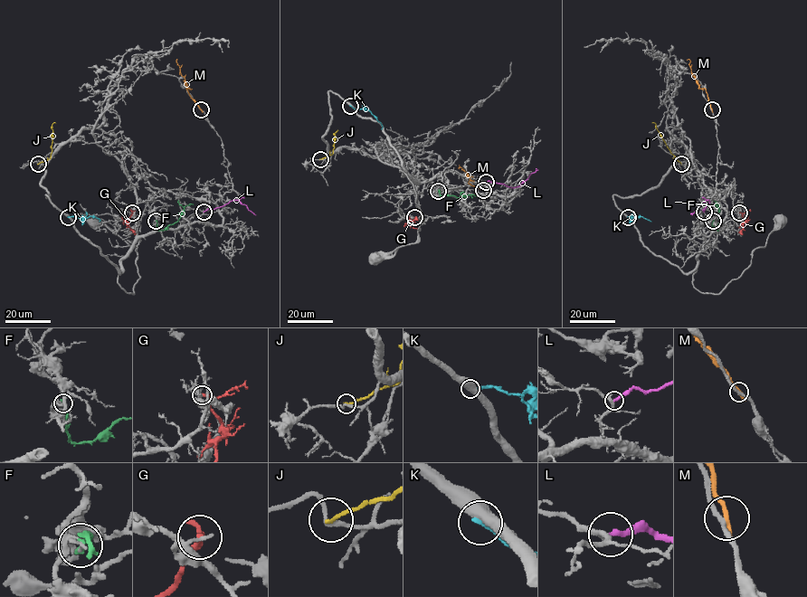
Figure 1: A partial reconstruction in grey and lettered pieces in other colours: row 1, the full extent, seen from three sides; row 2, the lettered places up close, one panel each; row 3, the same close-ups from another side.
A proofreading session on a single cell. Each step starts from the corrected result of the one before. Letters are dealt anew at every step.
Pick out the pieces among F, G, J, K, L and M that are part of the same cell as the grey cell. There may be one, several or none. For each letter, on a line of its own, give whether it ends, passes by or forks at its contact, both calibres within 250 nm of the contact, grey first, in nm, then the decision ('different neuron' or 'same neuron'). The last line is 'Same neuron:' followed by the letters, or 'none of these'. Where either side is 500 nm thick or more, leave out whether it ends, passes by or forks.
F: it ends; calibres 170 and 220 nm; different neuron
G: it ends; calibres 200 and 200 nm; different neuron
J: it ends; calibres 190 and 140 nm; different neuron
K: calibres 500 and 240 nm; different neuron
L: it ends; calibres 190 and 240 nm; different neuron
M: it ends; calibres 240 and 280 nm; different neuron
Same neuron: none of these

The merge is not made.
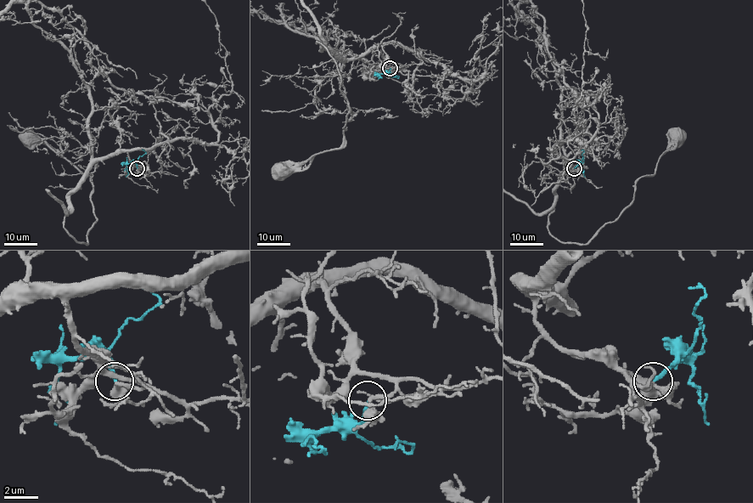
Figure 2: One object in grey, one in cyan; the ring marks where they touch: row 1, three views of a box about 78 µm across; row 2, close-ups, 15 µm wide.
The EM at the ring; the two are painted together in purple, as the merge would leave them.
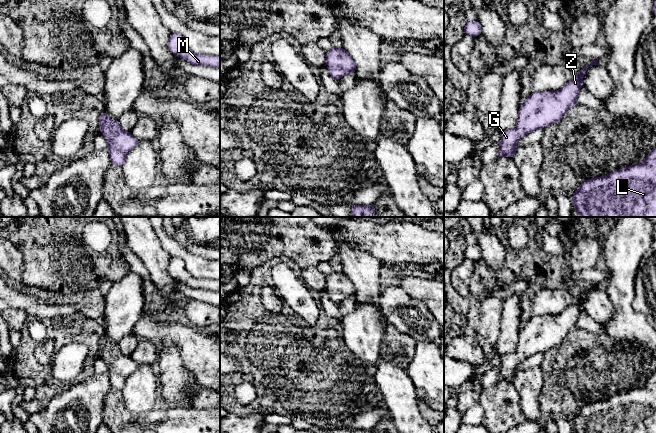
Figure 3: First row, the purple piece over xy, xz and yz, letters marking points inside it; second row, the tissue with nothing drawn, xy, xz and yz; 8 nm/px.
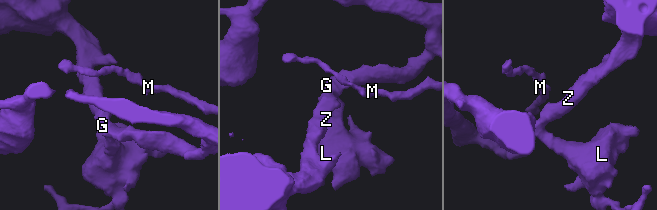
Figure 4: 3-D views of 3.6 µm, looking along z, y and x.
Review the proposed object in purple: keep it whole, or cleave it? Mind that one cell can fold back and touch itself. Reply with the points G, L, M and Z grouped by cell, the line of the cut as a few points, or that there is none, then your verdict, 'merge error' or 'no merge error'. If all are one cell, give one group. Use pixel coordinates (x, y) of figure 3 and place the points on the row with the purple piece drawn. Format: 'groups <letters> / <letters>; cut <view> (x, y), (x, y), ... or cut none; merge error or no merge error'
groups G L M Z; cut none; no merge error

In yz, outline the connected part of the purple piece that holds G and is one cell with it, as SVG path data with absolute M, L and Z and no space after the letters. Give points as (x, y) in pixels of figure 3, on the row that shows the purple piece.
M598 59L592 60L578 72L576 78L571 78L558 91L534 91L521 104L516 127L501 131L499 157L512 158L518 150L516 143L520 137L538 128L546 128L551 124L560 122L569 108L577 104L578 93L583 85L583 75L592 65L599 65Z

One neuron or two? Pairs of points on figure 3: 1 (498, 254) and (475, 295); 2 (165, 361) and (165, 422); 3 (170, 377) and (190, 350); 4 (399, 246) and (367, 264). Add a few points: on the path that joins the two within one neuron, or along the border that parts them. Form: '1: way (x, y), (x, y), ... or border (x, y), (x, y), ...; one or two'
1: border (507, 250), (498, 268), (481, 257); two
2: border (159, 404), (185, 406), (188, 408); two
3: border (170, 341), (178, 348), (182, 363), (195, 381); two
4: border (356, 245), (374, 255), (384, 264); two

